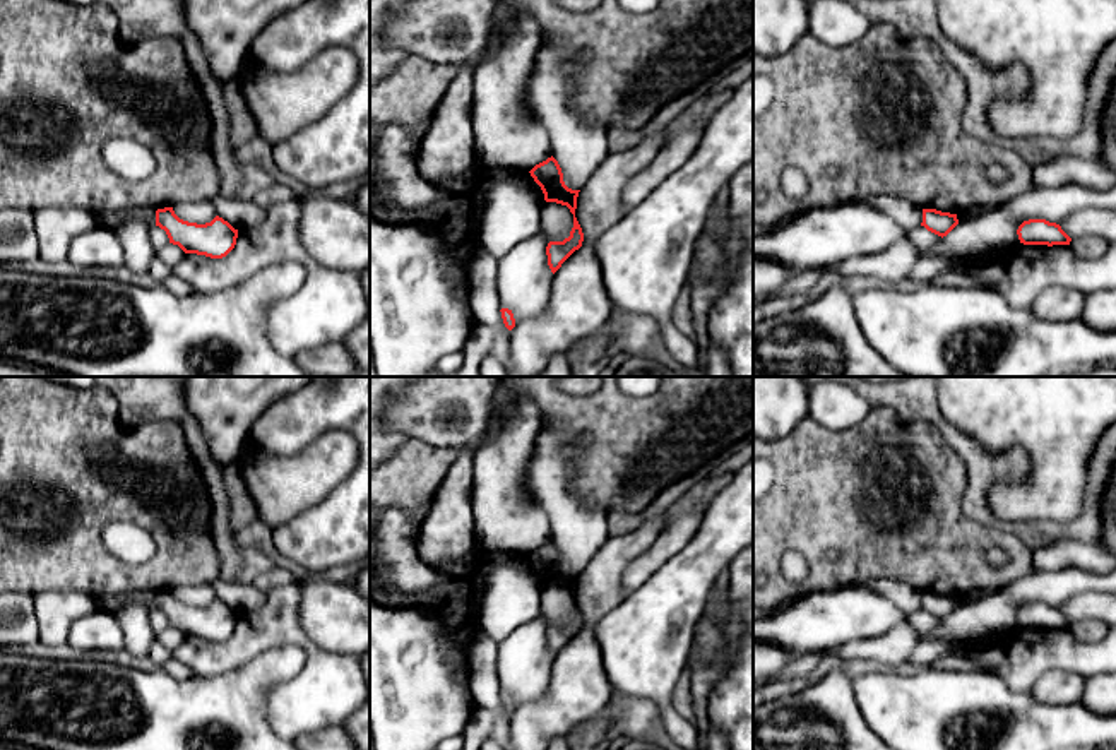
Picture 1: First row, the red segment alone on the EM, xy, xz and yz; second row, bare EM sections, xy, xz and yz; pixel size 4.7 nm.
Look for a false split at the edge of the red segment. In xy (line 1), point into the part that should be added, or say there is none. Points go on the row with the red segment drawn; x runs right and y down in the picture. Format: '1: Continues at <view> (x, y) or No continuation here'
1: No continuation here

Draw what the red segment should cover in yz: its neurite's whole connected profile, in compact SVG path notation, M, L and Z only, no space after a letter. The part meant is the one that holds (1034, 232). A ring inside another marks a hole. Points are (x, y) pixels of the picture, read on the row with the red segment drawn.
M1046 219L1024 221L1017 229L1018 240L1024 245L1070 245L1071 238L1060 224Z

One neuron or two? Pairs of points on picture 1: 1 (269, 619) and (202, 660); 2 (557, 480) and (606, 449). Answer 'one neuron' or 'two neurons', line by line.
1: one neuron
2: two neurons

